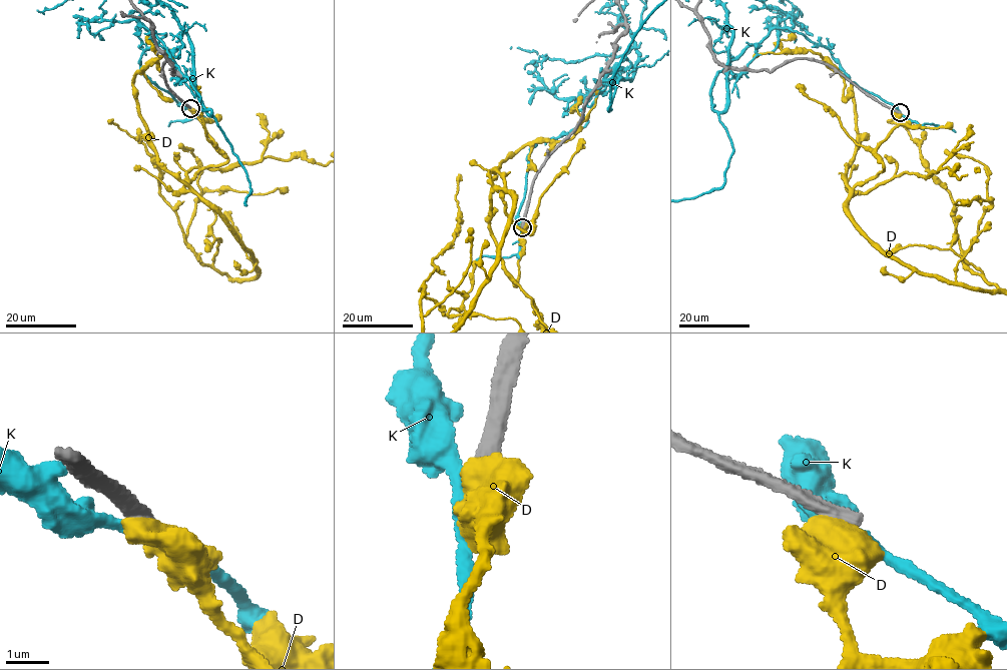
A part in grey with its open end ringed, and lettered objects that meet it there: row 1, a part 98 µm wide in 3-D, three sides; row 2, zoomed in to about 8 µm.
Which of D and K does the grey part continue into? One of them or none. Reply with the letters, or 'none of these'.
none of these

